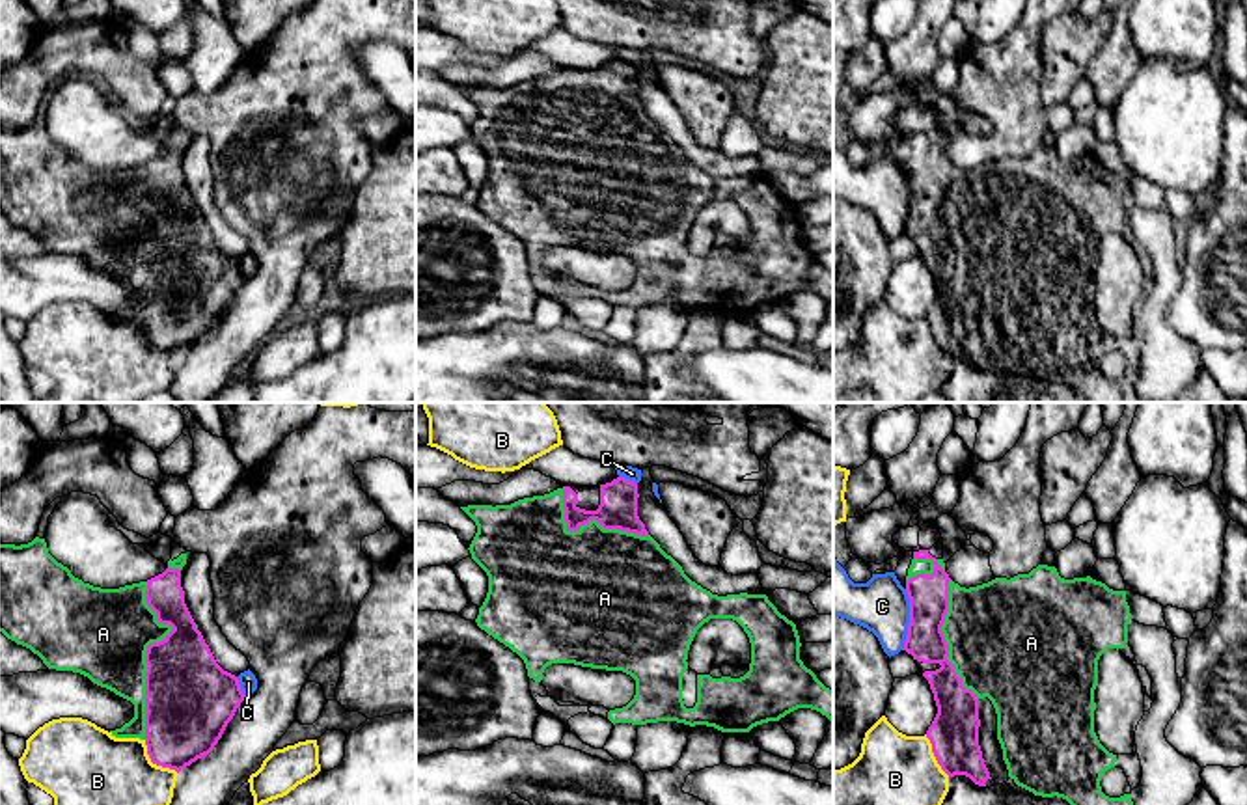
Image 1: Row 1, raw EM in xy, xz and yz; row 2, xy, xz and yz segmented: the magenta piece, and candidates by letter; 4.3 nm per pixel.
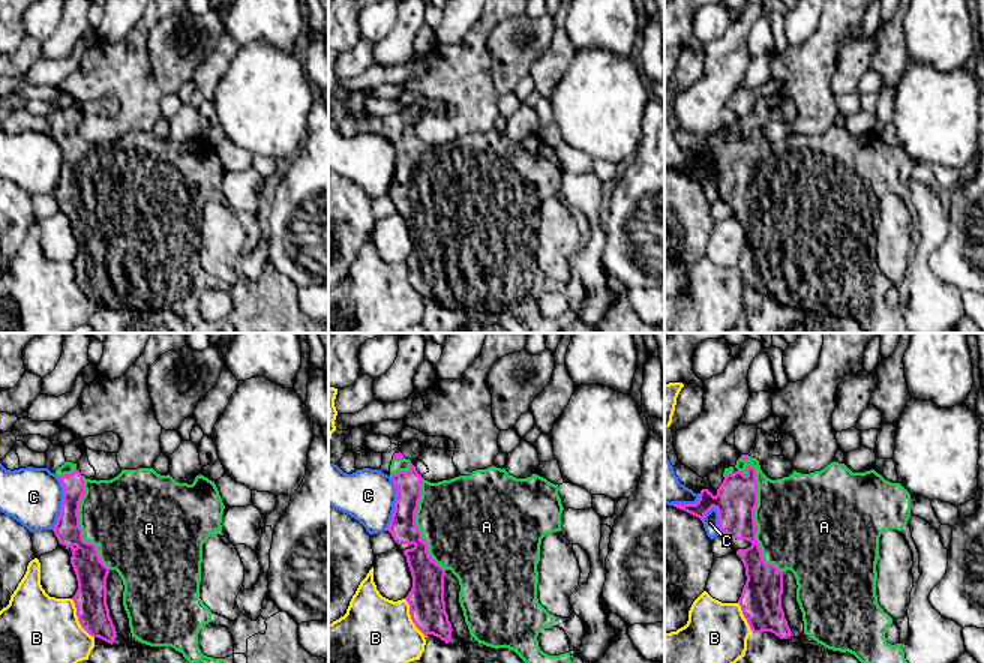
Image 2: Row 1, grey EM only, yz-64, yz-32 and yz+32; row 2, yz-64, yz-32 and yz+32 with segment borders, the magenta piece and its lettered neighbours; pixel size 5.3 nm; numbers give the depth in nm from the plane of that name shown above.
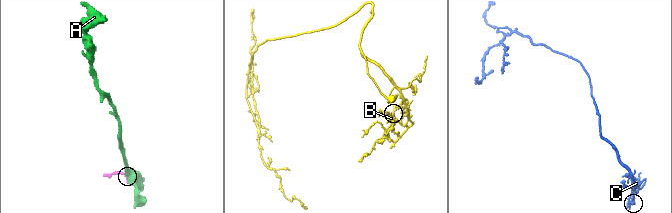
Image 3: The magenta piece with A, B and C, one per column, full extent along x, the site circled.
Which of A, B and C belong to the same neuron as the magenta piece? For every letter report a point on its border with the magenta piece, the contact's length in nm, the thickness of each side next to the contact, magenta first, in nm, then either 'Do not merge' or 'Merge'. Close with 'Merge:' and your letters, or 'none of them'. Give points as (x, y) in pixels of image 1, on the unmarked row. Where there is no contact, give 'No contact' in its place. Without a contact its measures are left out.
A: Touches magenta at xy (146, 237). Shared border 700 nm. Thickness 360 nm (magenta) against 400 nm. Merge
B: Touches magenta at xy (155, 345). Shared border 220 nm. Thickness 360 nm (magenta) against 440 nm. Do not merge
C: Touches magenta at yz (910, 202). Shared border 260 nm. Thickness 180 nm (magenta) against 240 nm. Do not merge
Merge: A

